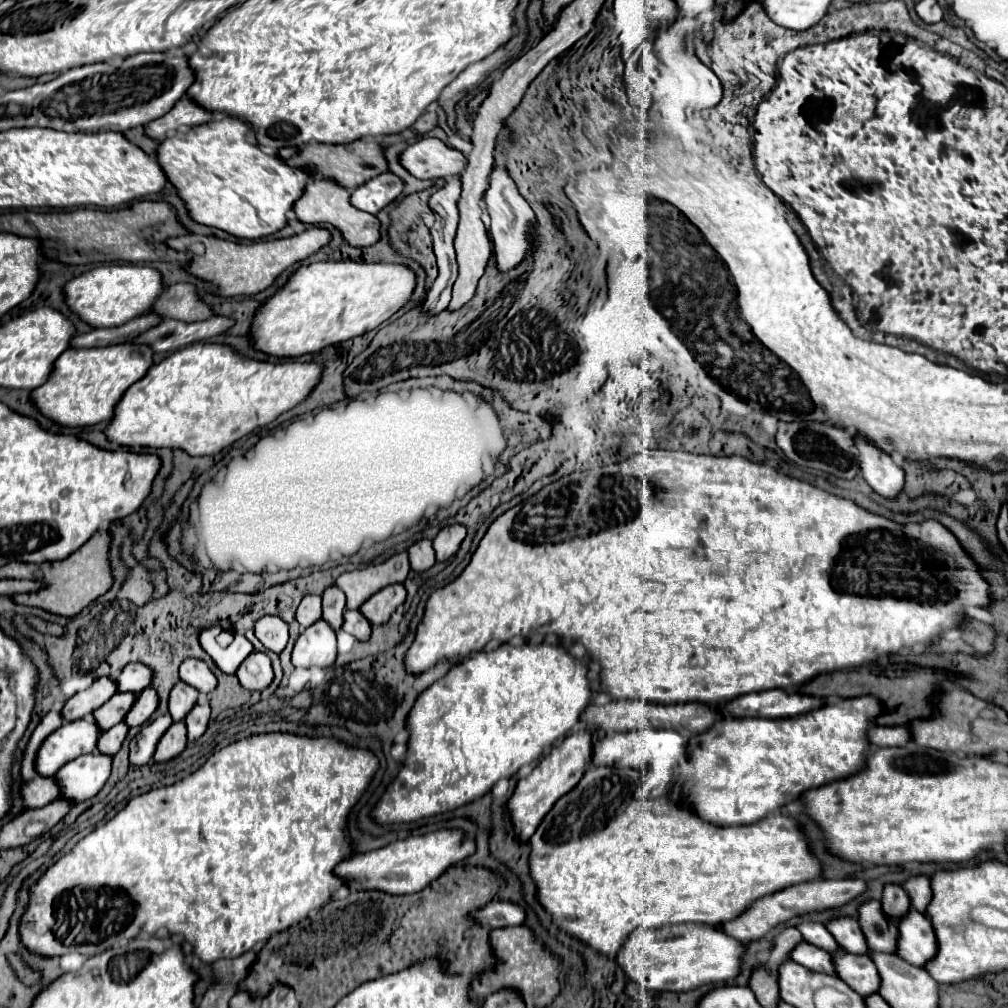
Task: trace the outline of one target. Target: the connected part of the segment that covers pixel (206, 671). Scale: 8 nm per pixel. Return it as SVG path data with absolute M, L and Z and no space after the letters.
M186 659L180 665L180 679L188 685L192 685L194 689L198 689L202 695L214 691L214 687L218 685L214 673L210 671L210 667L200 661L200 659Z

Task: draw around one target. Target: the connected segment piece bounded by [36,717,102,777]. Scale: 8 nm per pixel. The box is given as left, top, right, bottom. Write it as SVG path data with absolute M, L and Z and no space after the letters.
M92 717L64 723L42 743L36 759L38 773L46 777L56 775L60 767L70 763L72 759L94 753L100 733L102 731Z

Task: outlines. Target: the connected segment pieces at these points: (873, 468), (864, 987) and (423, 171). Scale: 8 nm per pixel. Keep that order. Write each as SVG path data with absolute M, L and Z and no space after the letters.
M854 435L854 447L858 447L858 465L868 485L884 497L898 495L904 485L904 471L892 457L878 451L864 435Z
M836 953L834 955L836 971L842 981L846 981L858 995L866 997L872 993L878 993L880 987L880 975L870 959L870 955L852 955L852 953Z
M422 137L400 155L400 163L418 179L438 179L460 175L466 155L440 139Z

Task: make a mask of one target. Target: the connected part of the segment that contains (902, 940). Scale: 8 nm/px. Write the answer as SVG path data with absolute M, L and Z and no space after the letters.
M912 909L900 921L898 955L914 967L926 967L938 953L938 939L930 919Z

